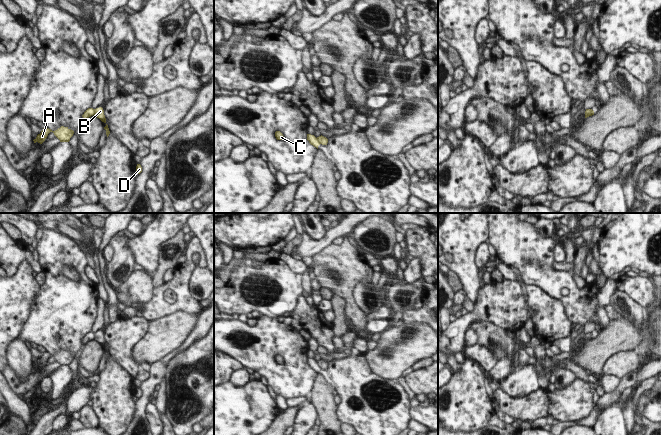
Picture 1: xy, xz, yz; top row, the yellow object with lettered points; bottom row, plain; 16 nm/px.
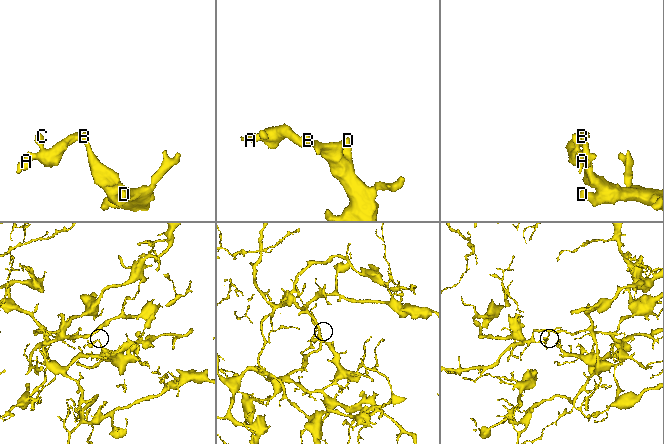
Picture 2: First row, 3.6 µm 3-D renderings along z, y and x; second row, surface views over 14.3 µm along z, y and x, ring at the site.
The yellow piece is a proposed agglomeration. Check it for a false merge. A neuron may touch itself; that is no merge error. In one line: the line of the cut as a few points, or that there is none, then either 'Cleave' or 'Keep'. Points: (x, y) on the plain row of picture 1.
Split along xy (95, 333), (93, 338). Cleave.

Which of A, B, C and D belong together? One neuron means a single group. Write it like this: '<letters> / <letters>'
A C / B D

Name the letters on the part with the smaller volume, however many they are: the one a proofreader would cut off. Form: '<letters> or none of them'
A, C

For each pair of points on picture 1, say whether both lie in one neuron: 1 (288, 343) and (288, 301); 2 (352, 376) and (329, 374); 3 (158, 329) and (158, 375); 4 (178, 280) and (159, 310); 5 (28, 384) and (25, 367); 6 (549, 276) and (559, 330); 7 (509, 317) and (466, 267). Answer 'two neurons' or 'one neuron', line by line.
1: two neurons
2: one neuron
3: two neurons
4: one neuron
5: two neurons
6: two neurons
7: two neurons

